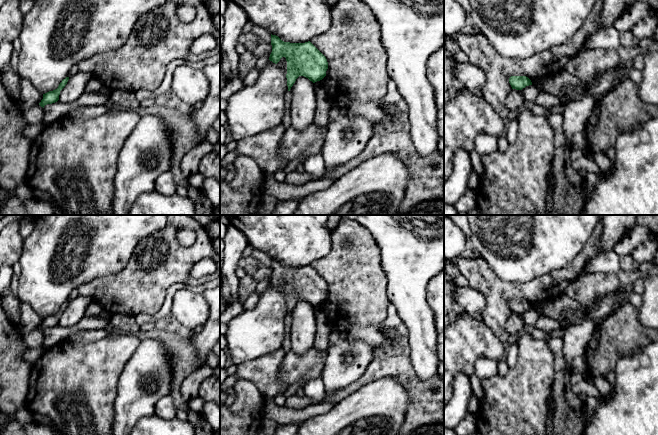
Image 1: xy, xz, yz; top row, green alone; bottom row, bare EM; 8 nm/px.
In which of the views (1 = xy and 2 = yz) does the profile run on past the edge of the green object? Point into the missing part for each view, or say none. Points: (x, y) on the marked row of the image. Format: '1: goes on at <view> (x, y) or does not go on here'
1: does not go on here
2: does not go on here

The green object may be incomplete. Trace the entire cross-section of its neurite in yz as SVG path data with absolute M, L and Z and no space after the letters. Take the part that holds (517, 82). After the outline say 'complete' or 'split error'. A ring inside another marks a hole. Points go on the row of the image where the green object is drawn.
M511 76L509 83L512 89L522 90L526 86L532 85L531 80L526 76Z; complete

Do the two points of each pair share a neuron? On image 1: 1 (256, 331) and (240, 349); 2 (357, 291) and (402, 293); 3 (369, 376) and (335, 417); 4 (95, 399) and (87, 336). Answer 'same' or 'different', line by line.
1: same
2: different
3: different
4: different

